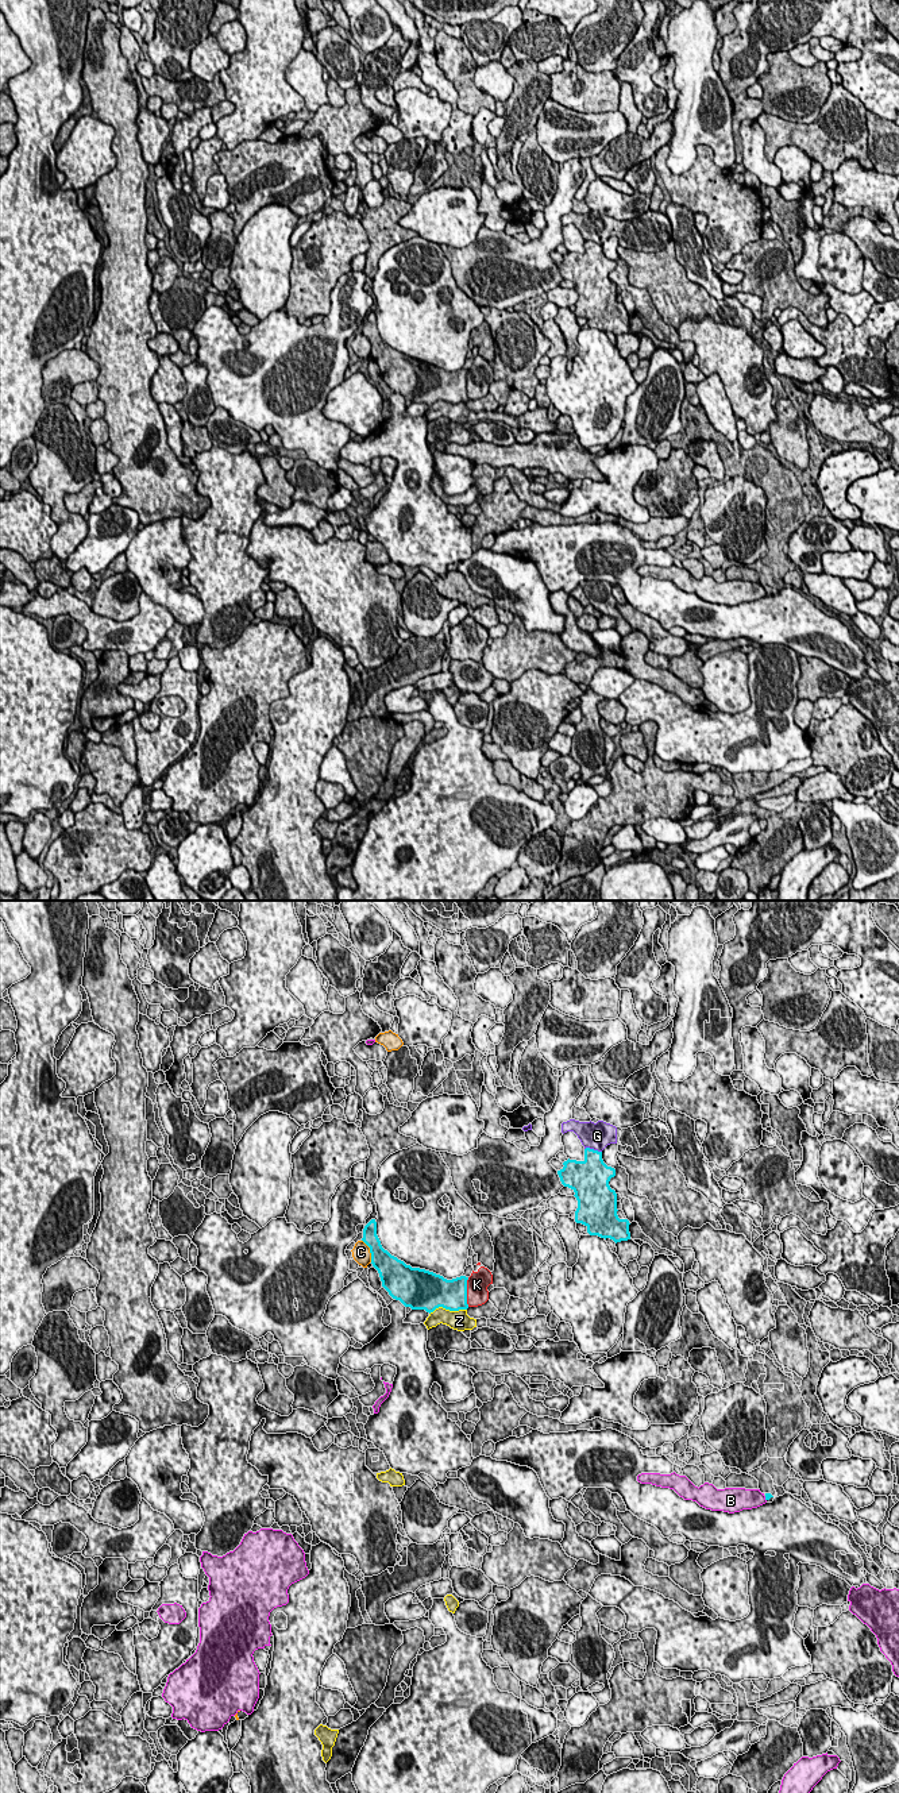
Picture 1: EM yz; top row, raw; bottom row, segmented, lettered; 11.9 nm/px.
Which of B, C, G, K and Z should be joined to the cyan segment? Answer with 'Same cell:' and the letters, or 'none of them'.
Same cell: none of them

